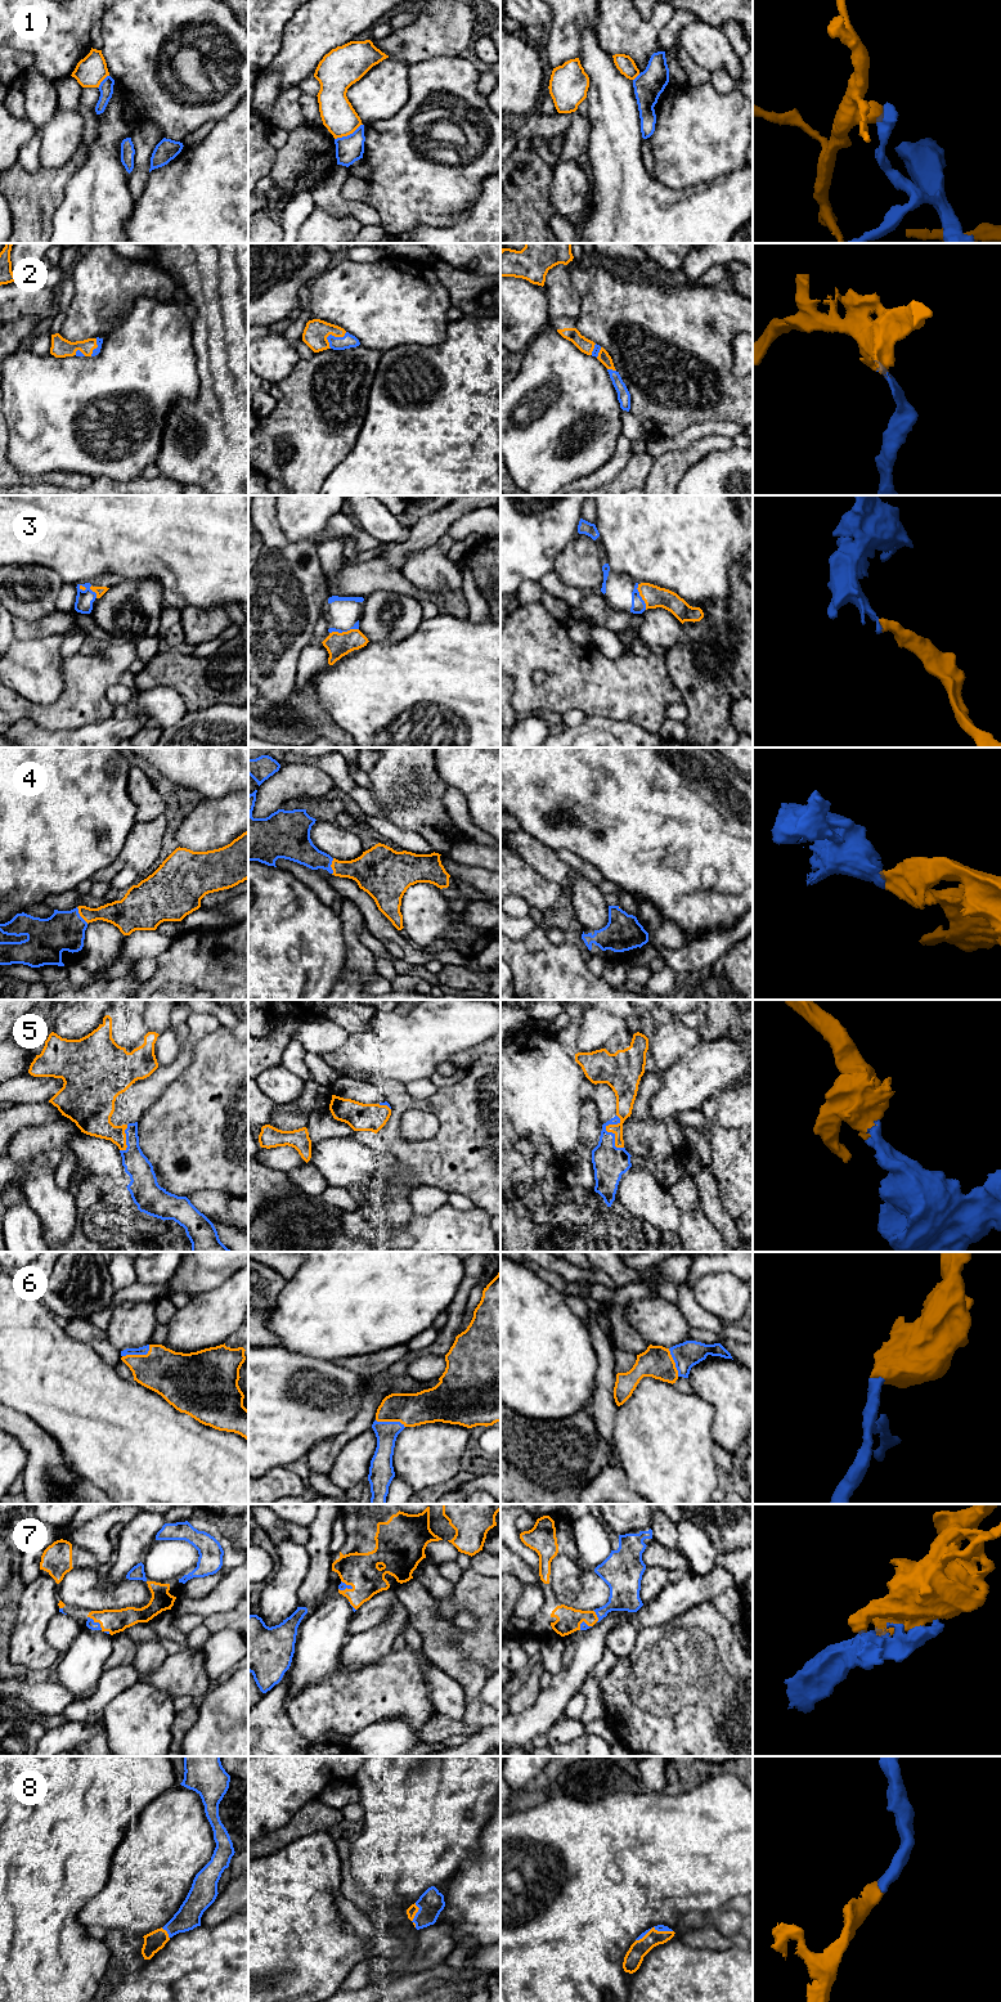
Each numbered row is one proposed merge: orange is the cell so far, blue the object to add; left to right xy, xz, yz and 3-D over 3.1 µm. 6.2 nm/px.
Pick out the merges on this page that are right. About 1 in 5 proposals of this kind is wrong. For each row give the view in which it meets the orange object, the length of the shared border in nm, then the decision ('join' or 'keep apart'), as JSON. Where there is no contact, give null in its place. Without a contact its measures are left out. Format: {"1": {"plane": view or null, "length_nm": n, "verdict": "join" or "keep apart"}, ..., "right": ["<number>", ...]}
{"1": {"plane": "xz", "length_nm": 200, "verdict": "keep apart"}, "2": {"plane": "xz", "length_nm": 150, "verdict": "join"}, "3": {"plane": "xz", "length_nm": 190, "verdict": "join"}, "4": {"plane": "xy", "length_nm": 130, "verdict": "join"}, "5": {"plane": "yz", "length_nm": 220, "verdict": "join"}, "6": {"plane": "xy", "length_nm": 190, "verdict": "join"}, "7": {"plane": "xy", "length_nm": 130, "verdict": "join"}, "8": {"plane": "xz", "length_nm": 150, "verdict": "join"}, "right": ["2", "3", "4", "5", "6", "7", "8"]}

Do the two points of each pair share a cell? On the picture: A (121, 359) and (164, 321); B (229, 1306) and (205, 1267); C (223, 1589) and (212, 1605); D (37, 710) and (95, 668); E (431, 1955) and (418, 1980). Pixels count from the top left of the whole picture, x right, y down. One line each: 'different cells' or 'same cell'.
A: same cell
B: different cells
C: same cell
D: same cell
E: different cells

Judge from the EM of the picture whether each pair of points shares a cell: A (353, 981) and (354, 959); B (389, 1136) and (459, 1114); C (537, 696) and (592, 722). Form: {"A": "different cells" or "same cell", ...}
{"A": "different cells", "B": "same cell", "C": "different cells"}

